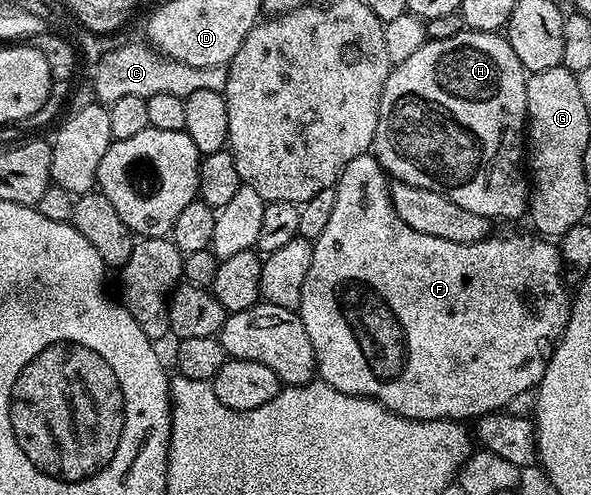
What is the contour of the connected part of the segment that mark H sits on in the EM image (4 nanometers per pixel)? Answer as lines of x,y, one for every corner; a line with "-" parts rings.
465,28
449,40
428,40
409,60
394,63
389,80
385,80
373,147
376,160
394,181
441,193
478,216
490,220
524,217
529,210
529,178
525,173
527,75
502,33

